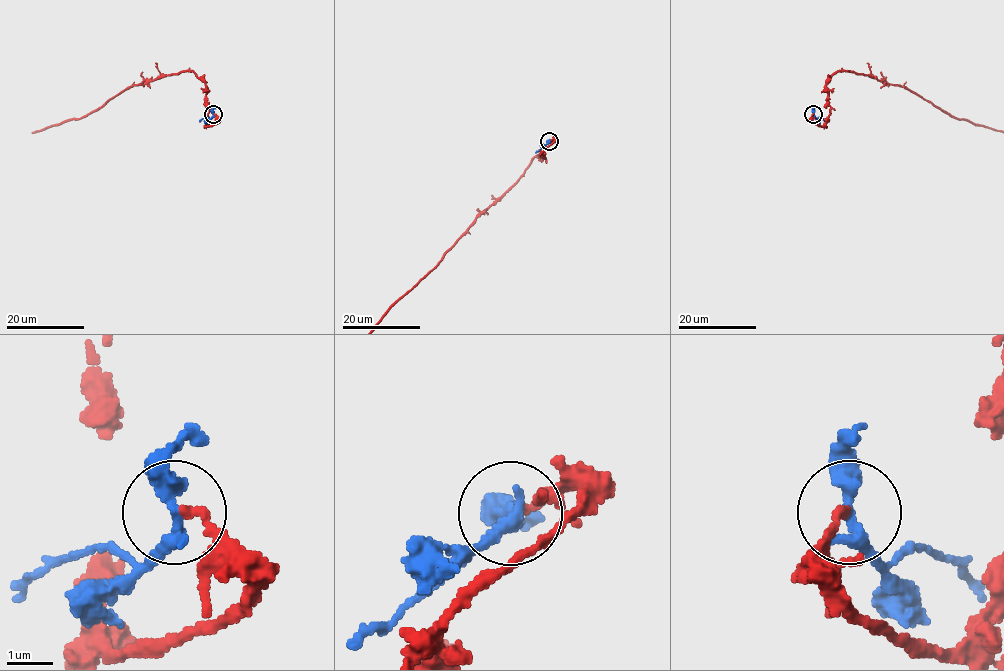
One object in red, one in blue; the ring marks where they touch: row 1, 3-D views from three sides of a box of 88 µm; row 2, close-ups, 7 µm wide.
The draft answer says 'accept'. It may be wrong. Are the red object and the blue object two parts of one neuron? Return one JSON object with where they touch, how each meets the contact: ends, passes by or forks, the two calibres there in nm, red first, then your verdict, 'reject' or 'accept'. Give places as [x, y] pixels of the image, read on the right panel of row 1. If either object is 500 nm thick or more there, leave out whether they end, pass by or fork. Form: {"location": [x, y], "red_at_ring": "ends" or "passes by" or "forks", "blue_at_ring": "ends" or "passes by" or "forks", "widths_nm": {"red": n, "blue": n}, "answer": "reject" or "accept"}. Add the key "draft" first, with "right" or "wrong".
{"draft": "wrong", "location": [813, 114], "red_at_ring": "ends", "blue_at_ring": "passes by", "widths_nm": {"red": 180, "blue": 340}, "answer": "reject"}

